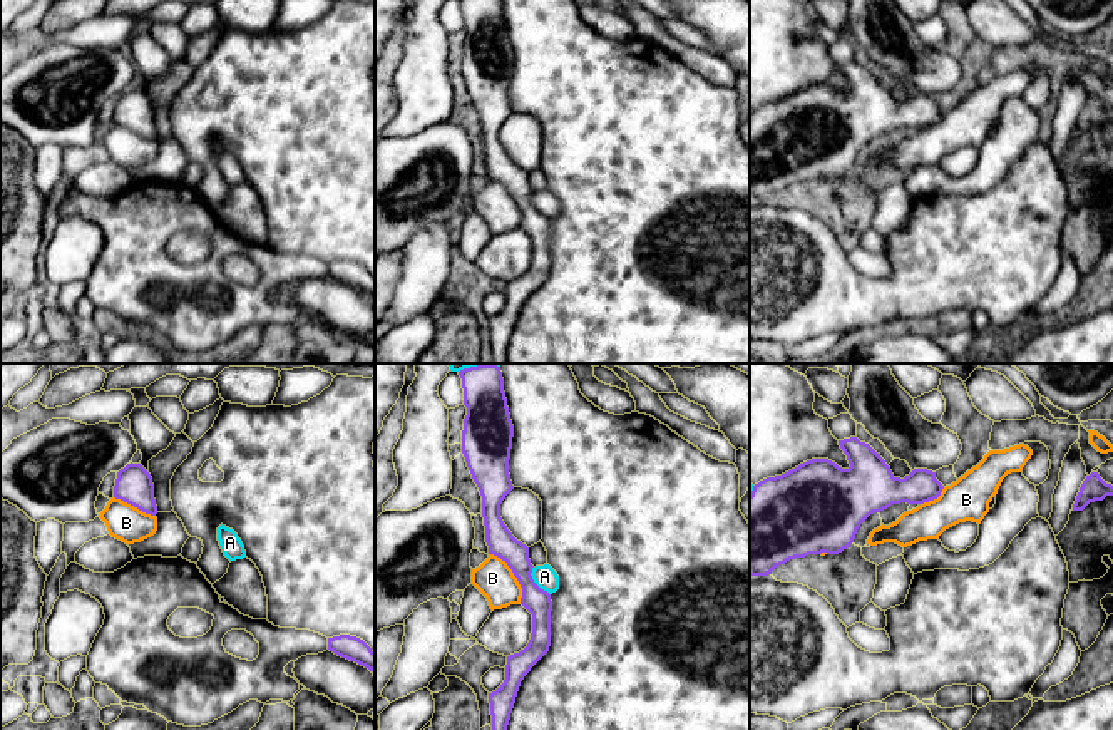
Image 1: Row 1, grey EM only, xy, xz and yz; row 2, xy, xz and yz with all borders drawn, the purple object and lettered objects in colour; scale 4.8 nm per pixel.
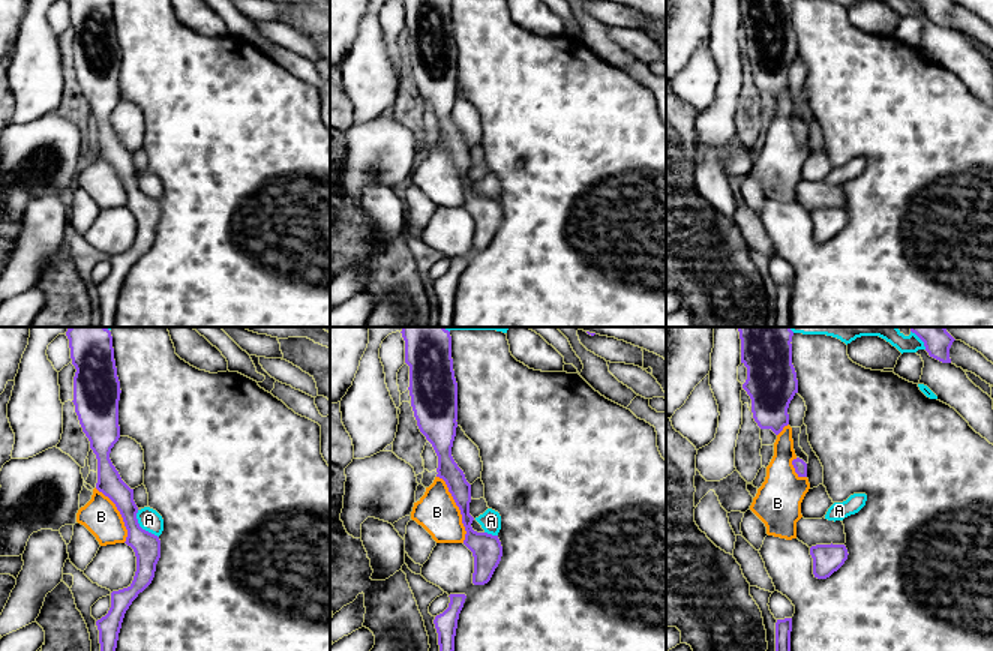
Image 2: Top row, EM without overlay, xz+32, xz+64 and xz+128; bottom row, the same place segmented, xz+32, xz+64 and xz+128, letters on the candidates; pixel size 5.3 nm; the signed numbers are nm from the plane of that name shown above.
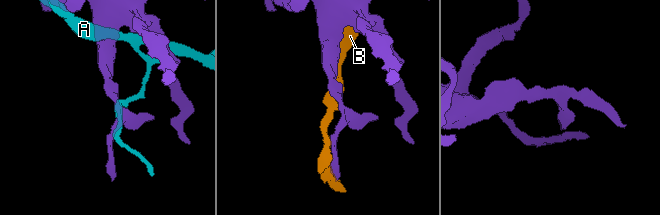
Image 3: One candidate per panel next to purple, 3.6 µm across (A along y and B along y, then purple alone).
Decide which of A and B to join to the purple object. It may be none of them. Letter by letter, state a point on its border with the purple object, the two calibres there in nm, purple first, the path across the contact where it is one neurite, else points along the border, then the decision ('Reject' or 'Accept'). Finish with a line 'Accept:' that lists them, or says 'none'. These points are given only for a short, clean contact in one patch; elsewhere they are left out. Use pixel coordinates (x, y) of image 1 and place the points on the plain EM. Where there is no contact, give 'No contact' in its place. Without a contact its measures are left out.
A: Touches purple at xz (533, 206). Thickness 130 nm (purple) against 110 nm. Reject
B: Touches purple at xz (514, 200). Thickness 130 nm (purple) against 180 nm. Reject
Accept: none

